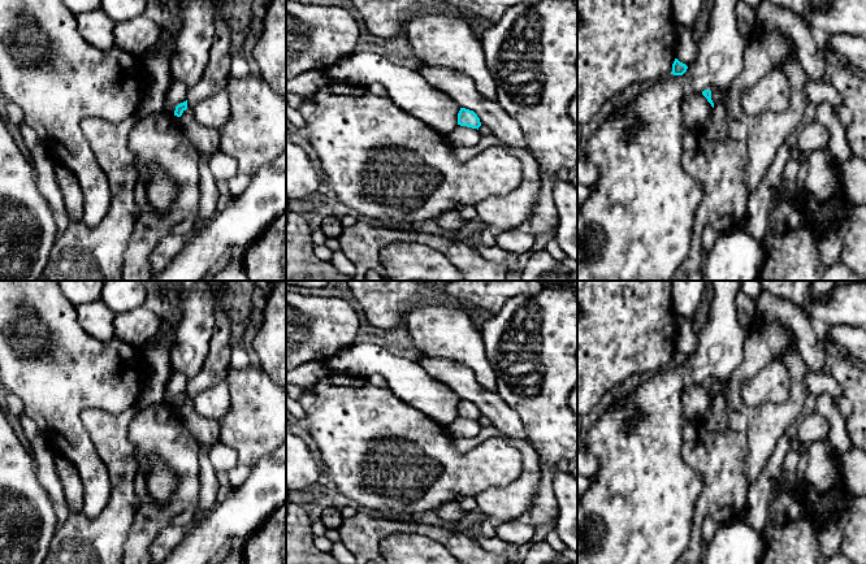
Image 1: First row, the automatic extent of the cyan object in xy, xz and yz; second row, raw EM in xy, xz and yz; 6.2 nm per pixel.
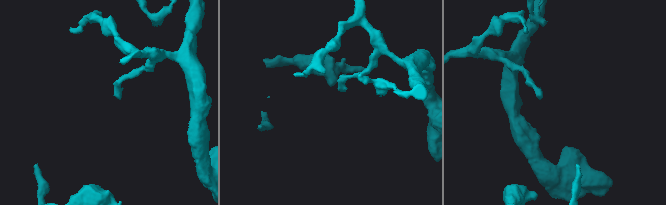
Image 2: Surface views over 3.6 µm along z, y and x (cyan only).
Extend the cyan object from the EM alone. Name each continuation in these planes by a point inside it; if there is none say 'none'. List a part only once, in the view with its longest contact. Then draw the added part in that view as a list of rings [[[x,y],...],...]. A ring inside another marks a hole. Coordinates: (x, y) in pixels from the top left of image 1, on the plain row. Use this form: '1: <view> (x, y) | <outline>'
none

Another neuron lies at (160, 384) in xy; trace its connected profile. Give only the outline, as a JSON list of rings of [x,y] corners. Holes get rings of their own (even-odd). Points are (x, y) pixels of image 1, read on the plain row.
[[[163,318],[159,331],[139,347],[140,361],[146,366],[142,391],[135,404],[140,409],[161,403],[174,405],[176,398],[187,391],[190,378],[181,372],[173,372],[169,364],[174,338],[176,325]]]

